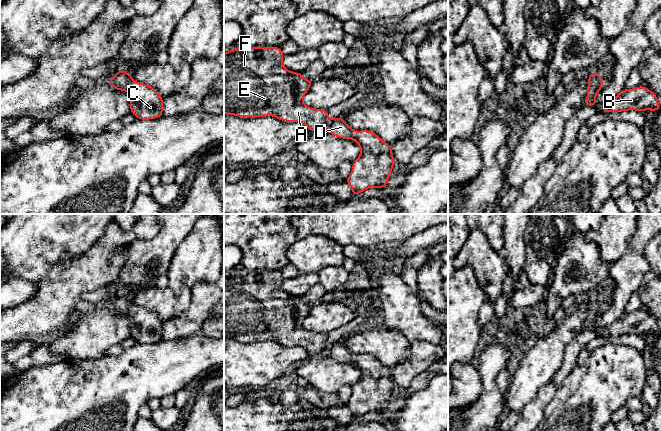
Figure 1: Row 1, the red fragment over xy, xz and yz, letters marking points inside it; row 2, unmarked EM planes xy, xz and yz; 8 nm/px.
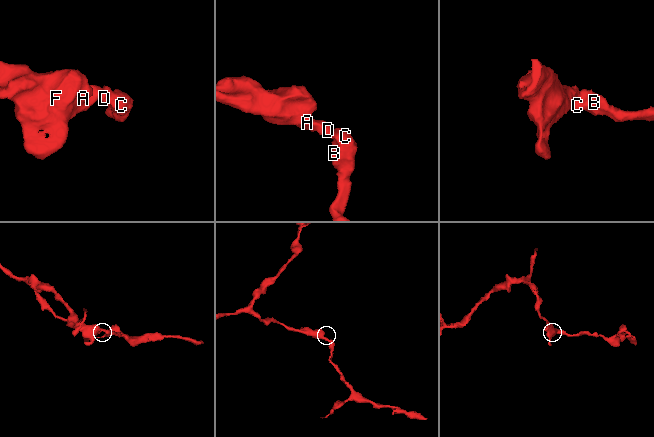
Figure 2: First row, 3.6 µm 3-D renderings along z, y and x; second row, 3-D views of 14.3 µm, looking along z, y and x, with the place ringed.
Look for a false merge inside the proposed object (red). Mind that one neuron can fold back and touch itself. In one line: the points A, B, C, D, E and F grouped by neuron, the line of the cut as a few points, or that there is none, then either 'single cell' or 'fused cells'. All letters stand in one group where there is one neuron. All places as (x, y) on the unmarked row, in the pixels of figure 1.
A B C D E F; no cut; single cell

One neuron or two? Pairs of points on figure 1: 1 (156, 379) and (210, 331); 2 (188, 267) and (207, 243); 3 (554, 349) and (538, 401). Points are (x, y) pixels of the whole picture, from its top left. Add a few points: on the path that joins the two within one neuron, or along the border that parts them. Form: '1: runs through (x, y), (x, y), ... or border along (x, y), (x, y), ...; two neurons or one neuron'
1: border along (198, 331), (213, 338); two neurons
2: runs through (194, 261), (206, 249); one neuron
3: border along (551, 380), (545, 383), (527, 403); two neurons

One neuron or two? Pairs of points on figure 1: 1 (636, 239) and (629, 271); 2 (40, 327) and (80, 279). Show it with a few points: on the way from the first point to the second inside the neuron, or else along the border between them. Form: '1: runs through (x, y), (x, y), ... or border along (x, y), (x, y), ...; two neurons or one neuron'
1: runs through (636, 247), (633, 263); one neuron
2: runs through (44, 315), (68, 291); one neuron

